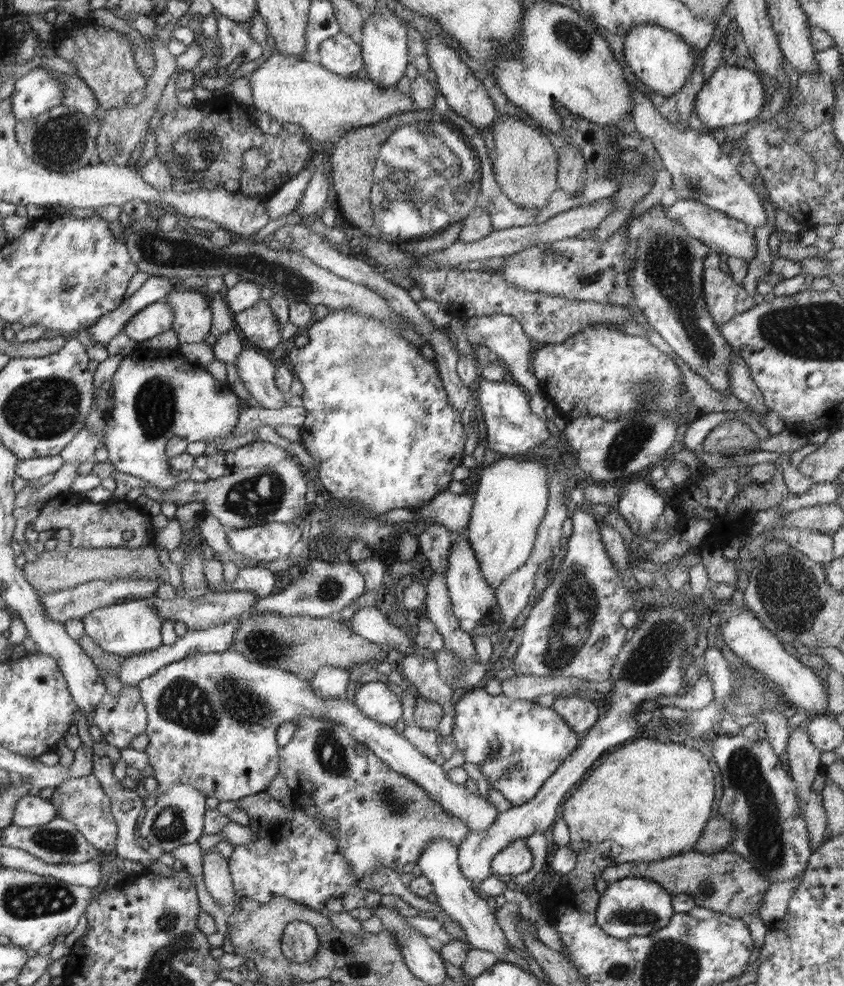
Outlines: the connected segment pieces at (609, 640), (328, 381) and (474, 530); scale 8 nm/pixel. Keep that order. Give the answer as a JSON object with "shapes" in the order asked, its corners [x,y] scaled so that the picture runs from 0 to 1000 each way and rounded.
{"shapes":[[[[678,513],[675,525],[680,532],[678,543],[669,549],[671,562],[654,590],[640,609],[635,611],[621,636],[615,640],[617,648],[607,669],[603,670],[611,684],[633,685],[639,687],[685,687],[698,691],[713,692],[724,688],[724,677],[735,658],[744,648],[742,636],[735,632],[739,621],[755,618],[757,615],[746,606],[742,591],[737,589],[735,579],[720,564],[718,555],[711,546],[711,527],[705,525],[693,514]]],[[[396,314],[391,315],[384,324],[371,326],[361,335],[357,337],[358,346],[351,353],[340,359],[344,363],[344,373],[359,389],[359,412],[363,415],[363,425],[357,431],[357,450],[370,466],[377,467],[377,485],[393,505],[400,506],[408,512],[422,514],[429,520],[449,523],[460,520],[463,516],[486,516],[494,518],[508,512],[523,499],[531,498],[531,493],[537,485],[539,477],[547,470],[550,460],[550,450],[552,450],[552,440],[545,430],[545,418],[537,415],[533,404],[523,386],[521,378],[517,372],[514,364],[502,364],[500,362],[500,351],[492,352],[485,346],[475,342],[464,331],[450,327],[447,323],[438,323],[437,319],[423,318],[422,314]]],[[[585,463],[590,467],[572,472],[571,485],[562,503],[557,531],[550,541],[570,571],[570,581],[583,596],[623,572],[635,535],[642,531],[649,511],[649,492],[645,472],[633,468],[610,467],[609,463]]]]}

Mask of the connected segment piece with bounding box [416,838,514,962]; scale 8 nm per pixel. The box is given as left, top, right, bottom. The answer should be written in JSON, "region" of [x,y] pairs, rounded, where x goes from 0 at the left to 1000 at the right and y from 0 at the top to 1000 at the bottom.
{"region":[[[514,851],[504,858],[502,865],[493,875],[499,880],[500,887],[513,896],[513,907],[518,911],[518,916],[533,930],[545,936],[558,960],[583,966],[590,972],[595,972],[595,976],[600,976],[597,970],[609,966],[609,961],[604,959],[597,945],[592,942],[588,928],[581,924],[576,916],[577,913],[569,910],[558,895],[547,886],[541,858],[531,851]]]}

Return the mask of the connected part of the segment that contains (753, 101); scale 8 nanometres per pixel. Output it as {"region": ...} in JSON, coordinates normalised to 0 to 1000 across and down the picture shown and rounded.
{"region":[[[854,66],[834,82],[827,92],[822,114],[841,133],[860,132],[870,127],[895,122],[904,109],[905,96],[903,83],[892,71]]]}

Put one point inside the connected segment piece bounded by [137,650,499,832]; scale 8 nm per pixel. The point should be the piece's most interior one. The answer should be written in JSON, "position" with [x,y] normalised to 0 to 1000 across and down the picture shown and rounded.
{"position":[252,728]}

